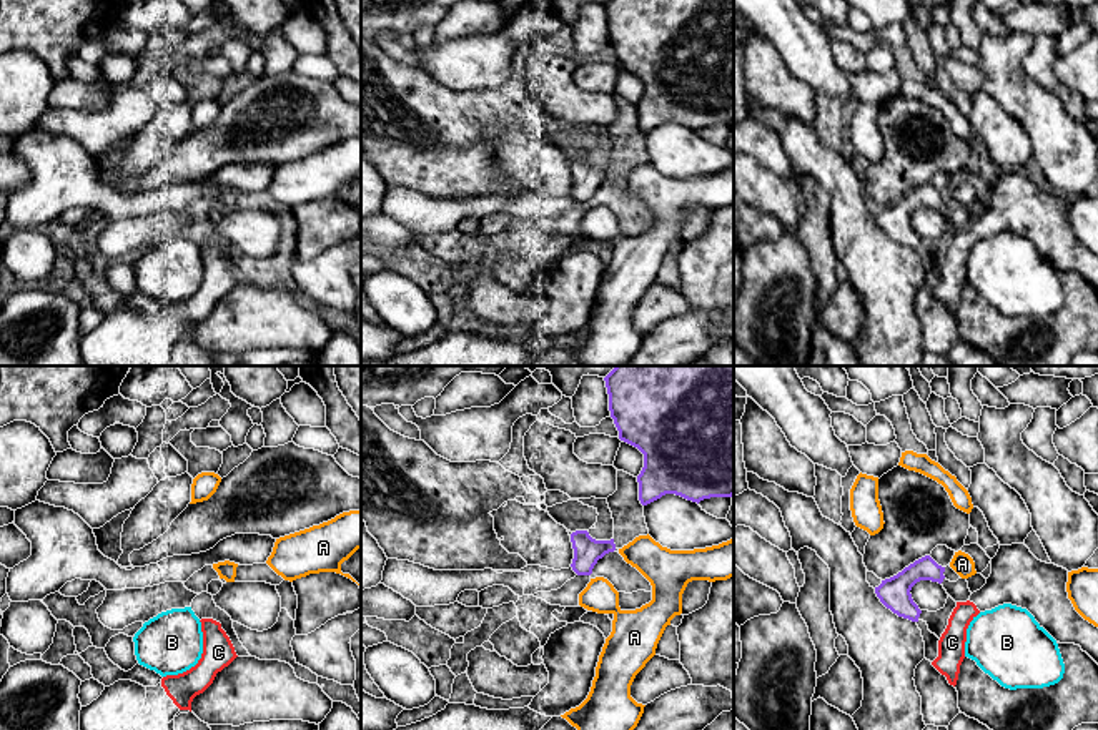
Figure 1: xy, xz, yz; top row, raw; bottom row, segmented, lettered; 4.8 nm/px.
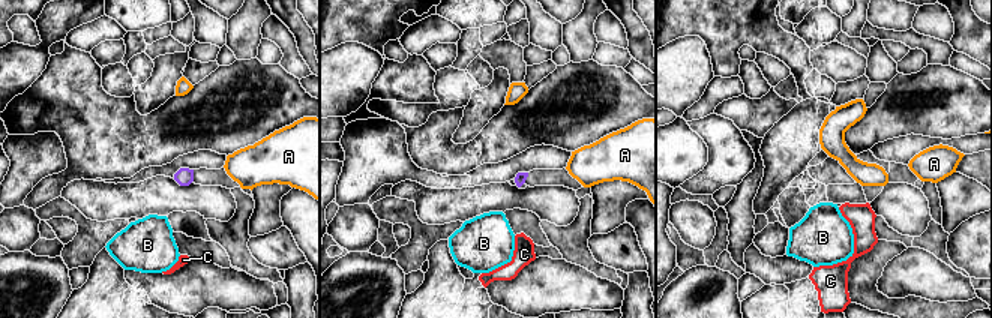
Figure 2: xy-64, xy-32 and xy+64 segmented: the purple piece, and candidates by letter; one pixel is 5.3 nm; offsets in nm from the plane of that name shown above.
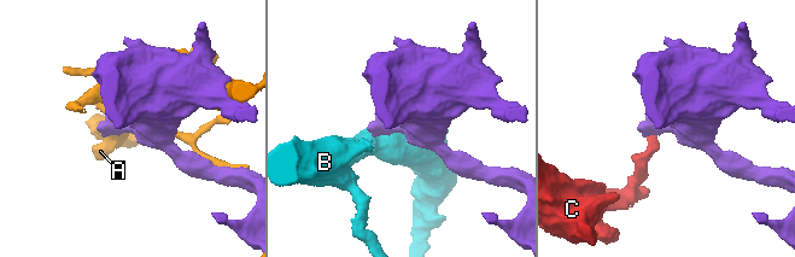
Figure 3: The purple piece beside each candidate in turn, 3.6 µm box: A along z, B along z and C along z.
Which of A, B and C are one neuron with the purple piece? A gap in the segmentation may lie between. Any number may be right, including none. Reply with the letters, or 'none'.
none

